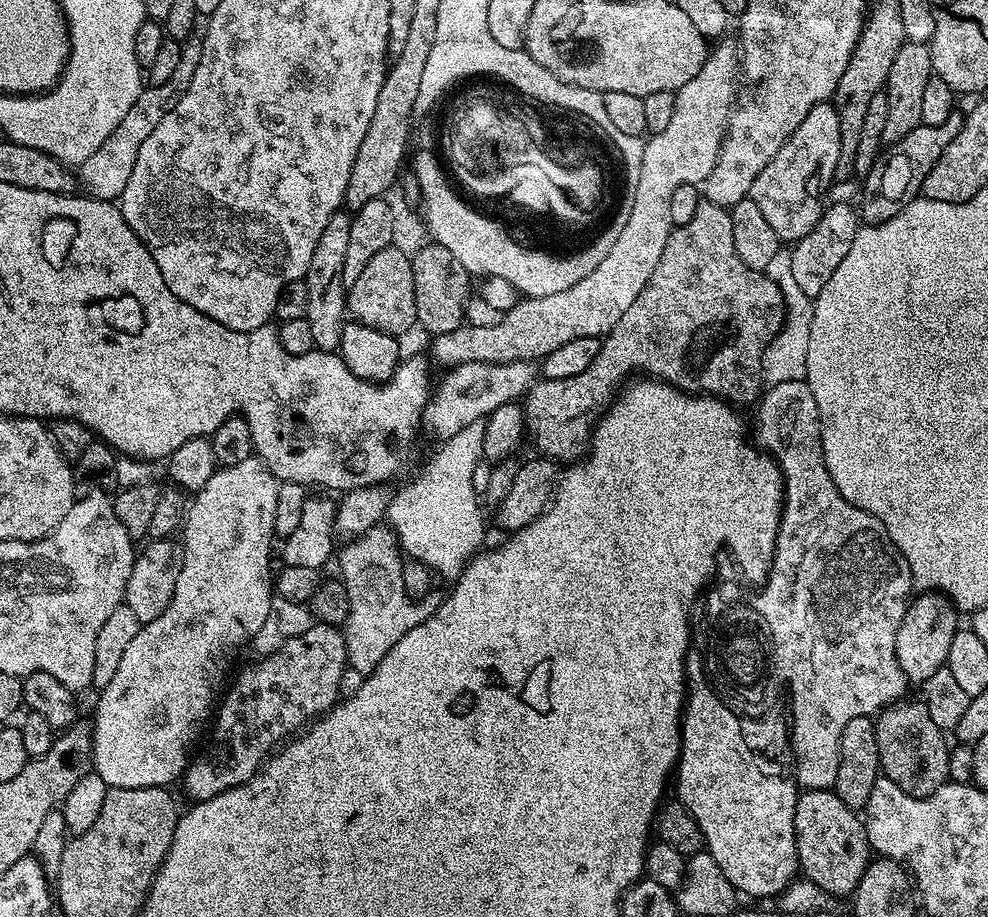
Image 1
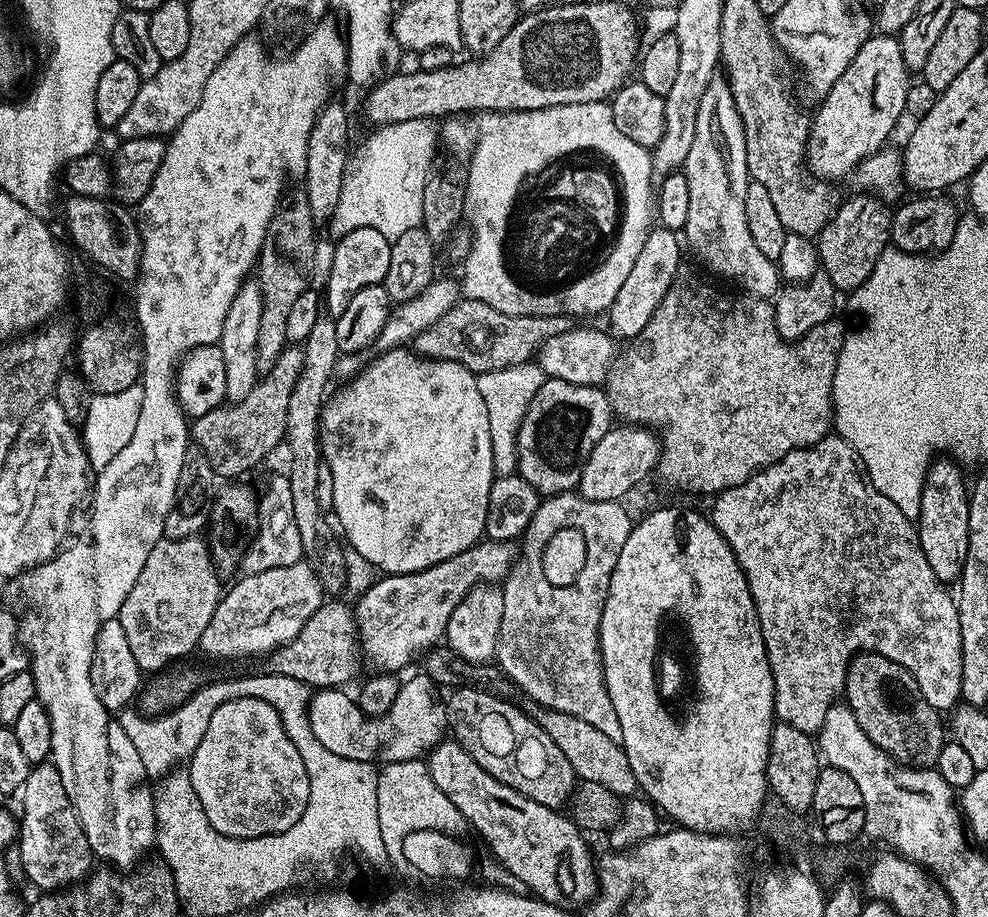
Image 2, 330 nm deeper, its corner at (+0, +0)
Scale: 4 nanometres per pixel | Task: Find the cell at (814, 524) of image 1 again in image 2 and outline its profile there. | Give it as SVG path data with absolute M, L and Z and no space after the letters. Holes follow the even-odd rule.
M829 434L823 440L819 440L811 448L799 448L790 454L786 454L778 462L761 468L749 480L738 486L728 488L715 497L710 511L710 519L716 525L716 529L724 535L729 546L734 547L740 553L740 559L748 568L749 580L752 581L750 594L756 607L756 615L763 619L764 635L766 637L766 654L770 662L770 670L774 674L774 706L776 707L776 720L781 724L795 726L809 734L819 733L822 722L826 722L826 714L844 695L844 683L850 662L858 652L877 652L890 662L898 662L918 682L926 702L934 706L936 711L944 714L955 709L961 703L962 697L962 630L958 626L958 610L953 593L948 593L945 585L930 570L930 562L926 562L926 554L922 554L920 539L916 533L916 524L886 494L882 494L870 482L864 463L858 458L858 454L838 435ZM764 520L772 520L772 528ZM776 543L776 549L770 545ZM948 708L948 709L947 709Z

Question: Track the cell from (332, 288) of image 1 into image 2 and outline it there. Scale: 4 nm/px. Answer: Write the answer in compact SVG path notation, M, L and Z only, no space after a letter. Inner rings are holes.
M329 102L324 105L310 130L310 142L306 146L306 170L302 177L302 187L306 190L306 199L310 201L310 214L317 222L332 219L338 206L338 197L342 194L344 174L349 166L348 112L342 105Z

